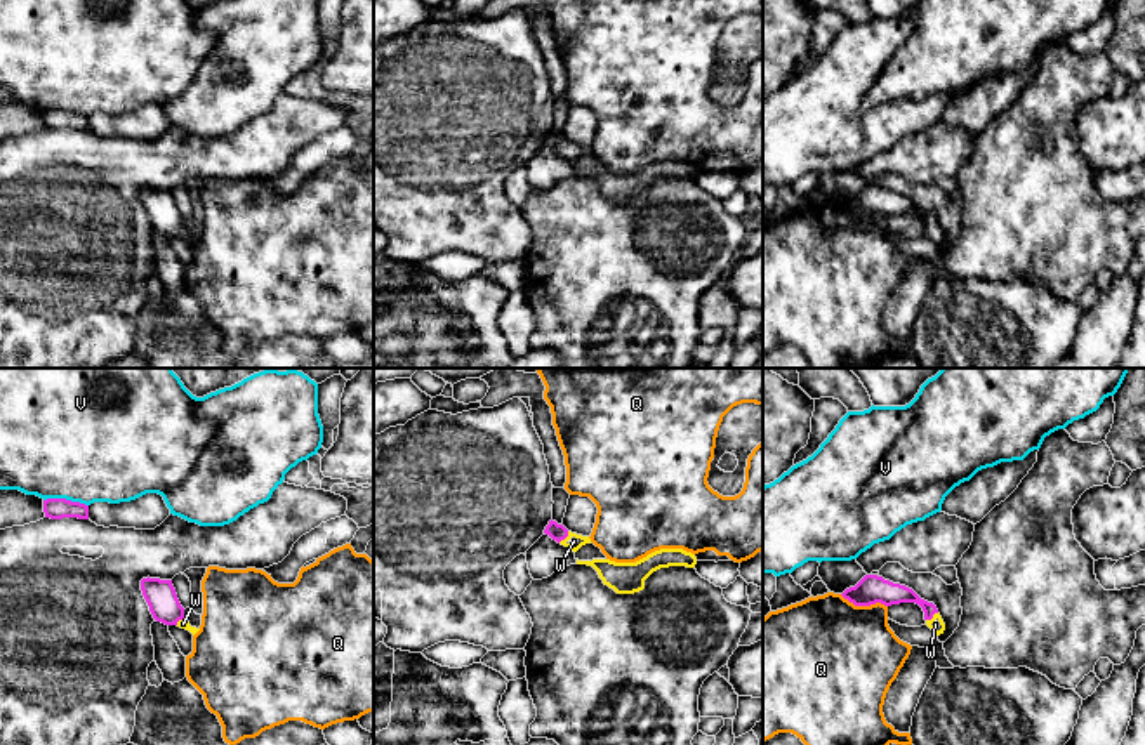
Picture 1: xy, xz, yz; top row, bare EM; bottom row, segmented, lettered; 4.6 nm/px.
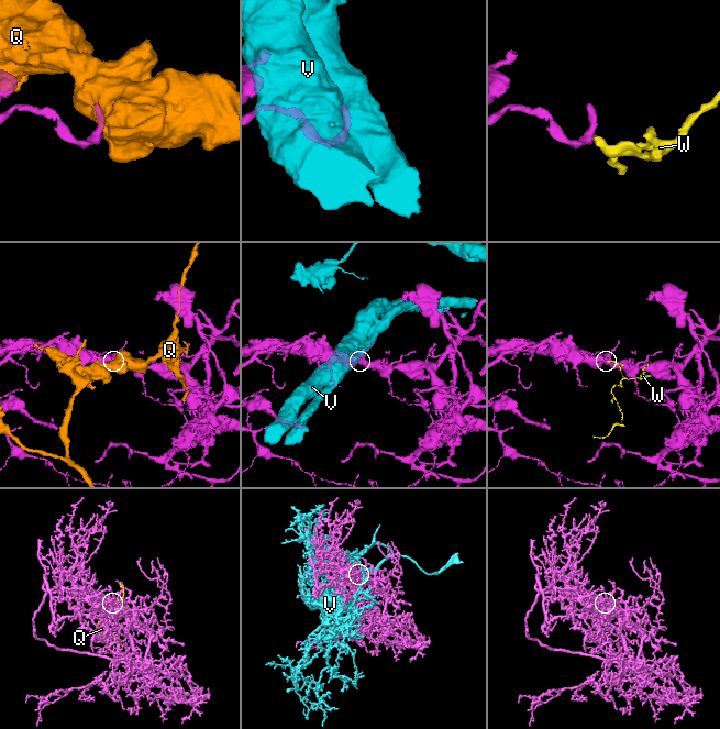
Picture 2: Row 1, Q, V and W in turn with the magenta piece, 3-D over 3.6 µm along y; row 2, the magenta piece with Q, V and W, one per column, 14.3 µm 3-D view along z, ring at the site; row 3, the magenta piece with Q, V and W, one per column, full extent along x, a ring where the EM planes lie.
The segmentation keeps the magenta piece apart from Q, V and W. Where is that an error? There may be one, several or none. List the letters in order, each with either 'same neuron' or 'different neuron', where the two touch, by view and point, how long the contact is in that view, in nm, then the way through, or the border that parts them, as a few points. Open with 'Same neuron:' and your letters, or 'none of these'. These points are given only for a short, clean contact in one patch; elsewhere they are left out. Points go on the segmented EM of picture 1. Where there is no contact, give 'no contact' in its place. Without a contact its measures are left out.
Same neuron: W
Q: different neuron; meets magenta in yz at (864, 605); contact 240 nm long
V: different neuron; meets magenta in xy at (65, 499); contact 220 nm long
W: same neuron; meets magenta in xz at (563, 539); contact 80 nm long; runs through xz (556, 532), (563, 539), (574, 540)

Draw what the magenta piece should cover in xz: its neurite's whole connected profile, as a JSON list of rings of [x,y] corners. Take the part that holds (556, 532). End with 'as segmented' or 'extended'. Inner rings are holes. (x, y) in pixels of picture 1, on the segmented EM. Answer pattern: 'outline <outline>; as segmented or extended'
outline [[[549,521],[544,530],[558,544],[575,552],[577,564],[592,566],[605,585],[617,594],[634,594],[645,589],[645,580],[660,568],[686,566],[695,568],[697,557],[683,549],[660,549],[636,563],[610,561],[589,537],[568,531],[563,524]]]; extended

